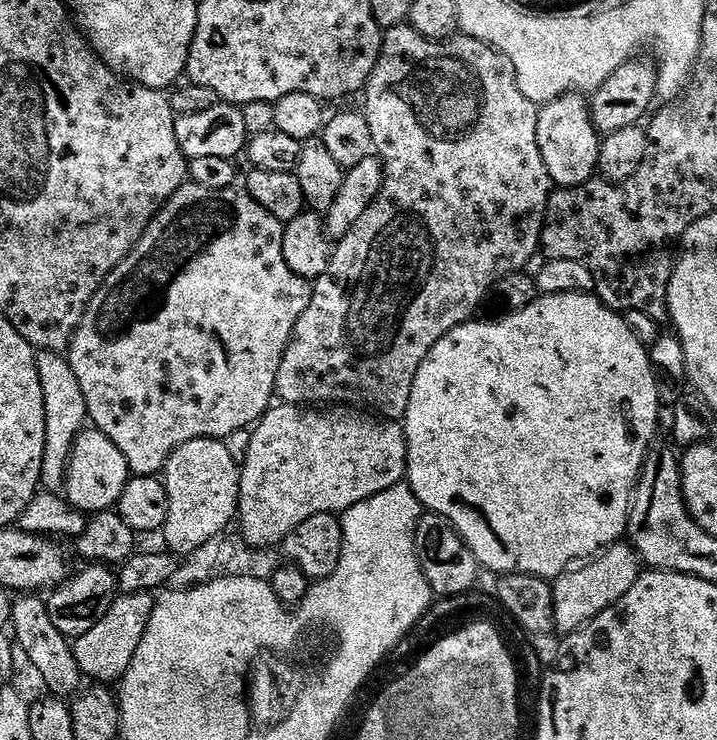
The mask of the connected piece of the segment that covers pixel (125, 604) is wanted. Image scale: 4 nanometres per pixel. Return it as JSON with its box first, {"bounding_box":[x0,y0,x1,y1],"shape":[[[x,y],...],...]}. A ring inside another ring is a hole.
{"bounding_box":[73,592,155,684],"shape":[[[152,592],[119,593],[117,597],[102,618],[95,619],[90,630],[77,637],[73,643],[75,660],[81,673],[102,684],[110,684],[108,682],[112,681],[115,683],[124,676],[149,624],[155,604],[155,595]]]}

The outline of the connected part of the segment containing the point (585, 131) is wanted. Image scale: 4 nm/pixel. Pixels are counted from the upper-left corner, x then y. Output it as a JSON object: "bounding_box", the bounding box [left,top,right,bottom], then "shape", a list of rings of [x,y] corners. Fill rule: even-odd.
{"bounding_box":[537,94,602,188],"shape":[[[565,94],[548,101],[537,111],[538,150],[550,174],[553,185],[560,188],[578,188],[597,175],[602,141],[601,133],[592,121],[589,101],[580,94]]]}

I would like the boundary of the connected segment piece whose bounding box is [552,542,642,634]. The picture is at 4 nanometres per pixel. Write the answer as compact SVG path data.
M626 542L613 544L588 564L590 570L586 574L574 576L574 580L553 581L554 623L558 630L562 630L561 633L571 634L579 631L610 605L616 604L629 592L631 586L634 586L642 571L639 553Z

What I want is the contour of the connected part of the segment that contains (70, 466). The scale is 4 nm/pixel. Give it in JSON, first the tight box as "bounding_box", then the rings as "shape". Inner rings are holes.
{"bounding_box":[62,426,130,514],"shape":[[[95,426],[85,427],[72,443],[72,451],[68,453],[66,475],[62,481],[63,495],[68,503],[85,514],[115,509],[123,488],[130,479],[128,463],[122,458],[122,450],[106,438]]]}

